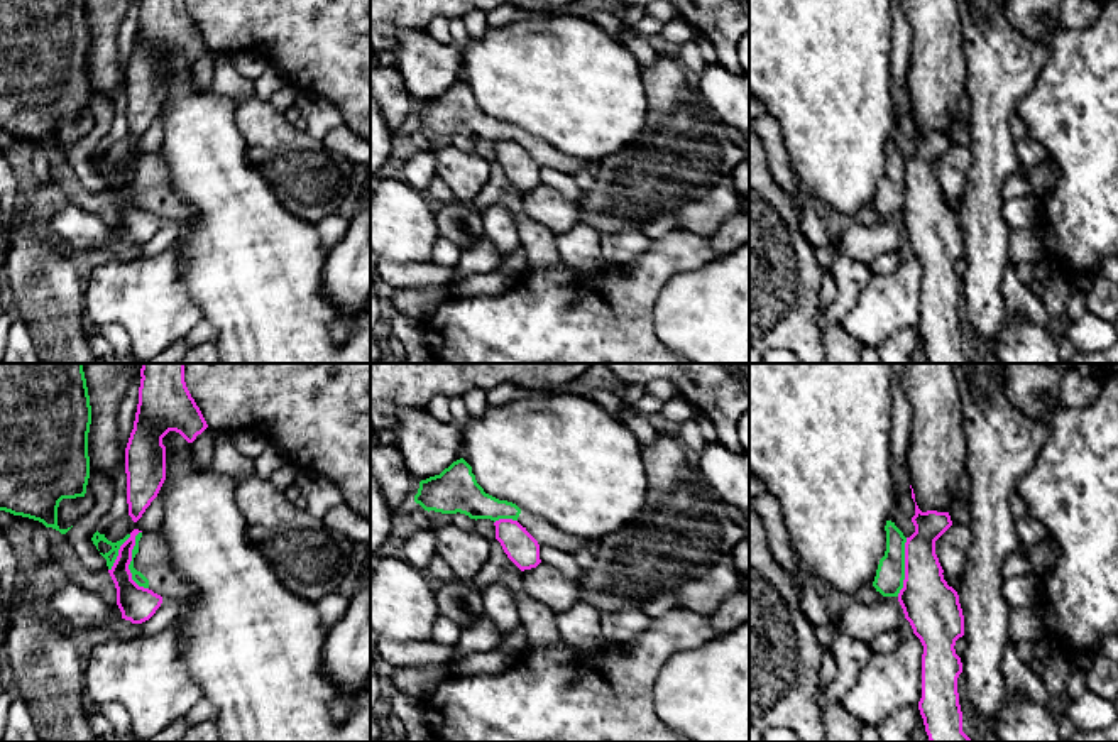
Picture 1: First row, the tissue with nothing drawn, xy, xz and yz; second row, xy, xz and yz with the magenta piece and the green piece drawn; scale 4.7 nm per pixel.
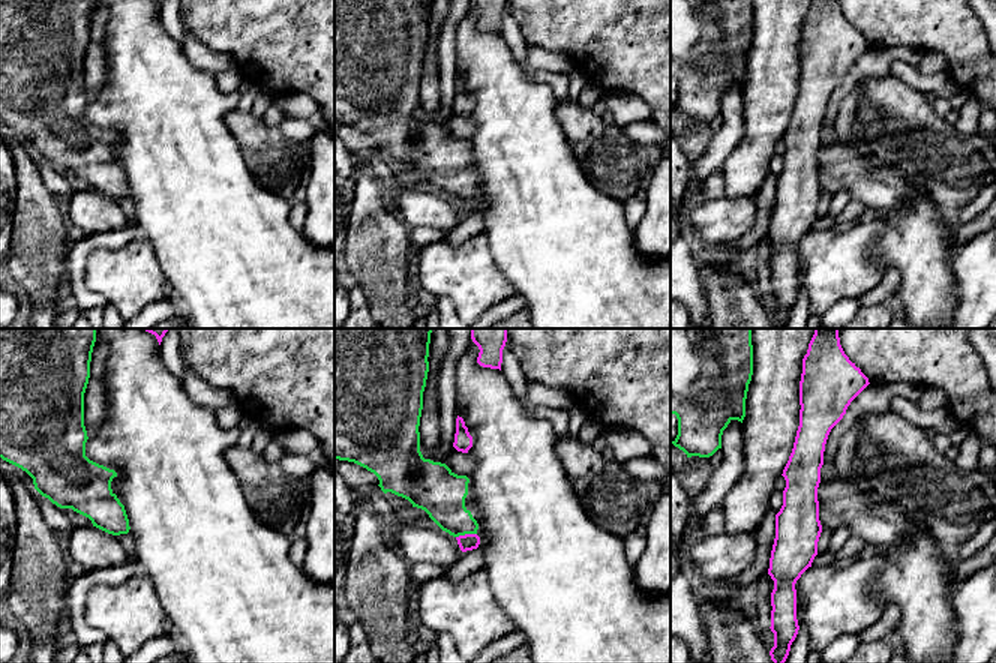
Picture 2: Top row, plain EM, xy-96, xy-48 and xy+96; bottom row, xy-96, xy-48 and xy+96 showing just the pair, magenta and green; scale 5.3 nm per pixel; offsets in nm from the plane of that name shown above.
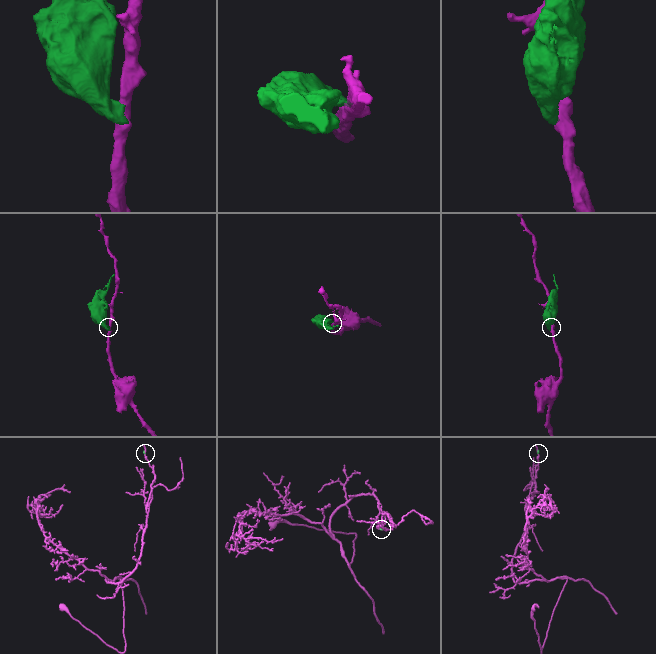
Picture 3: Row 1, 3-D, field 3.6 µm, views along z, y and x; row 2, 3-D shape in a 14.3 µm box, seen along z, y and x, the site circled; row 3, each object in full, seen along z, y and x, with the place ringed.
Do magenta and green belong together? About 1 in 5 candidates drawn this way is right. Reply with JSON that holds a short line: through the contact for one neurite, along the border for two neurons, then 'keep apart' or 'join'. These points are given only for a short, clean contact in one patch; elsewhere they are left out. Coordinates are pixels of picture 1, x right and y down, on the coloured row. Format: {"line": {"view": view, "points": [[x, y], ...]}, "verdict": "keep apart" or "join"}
{"line": {"view": "xy", "points": [[141, 531], [134, 541], [129, 572], [139, 585], [147, 589]]}, "verdict": "keep apart"}

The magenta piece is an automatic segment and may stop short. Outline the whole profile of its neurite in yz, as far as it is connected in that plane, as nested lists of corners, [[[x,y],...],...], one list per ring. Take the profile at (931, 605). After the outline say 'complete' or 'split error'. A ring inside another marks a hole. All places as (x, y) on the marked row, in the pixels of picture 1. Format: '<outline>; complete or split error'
[[[915,502],[915,532],[905,543],[905,580],[898,602],[923,646],[918,710],[930,742],[973,742],[962,732],[956,641],[964,636],[957,592],[944,580],[935,541],[952,526],[949,512],[922,512]]]; complete

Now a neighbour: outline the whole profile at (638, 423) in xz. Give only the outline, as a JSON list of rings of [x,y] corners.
[[[592,389],[589,397],[606,411],[621,417],[641,445],[653,443],[656,439],[656,429],[649,423],[648,416],[634,411],[633,407],[626,407],[621,396],[606,389]]]

